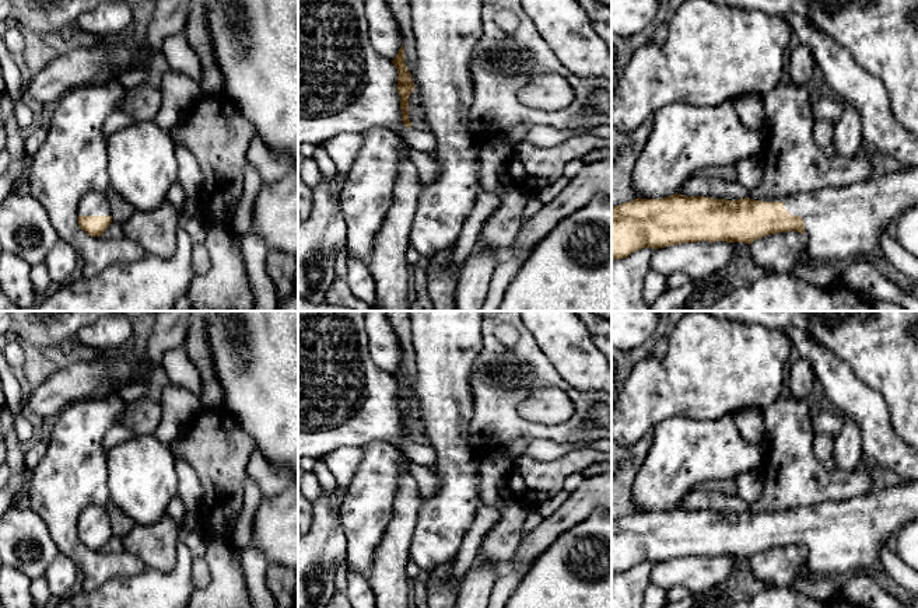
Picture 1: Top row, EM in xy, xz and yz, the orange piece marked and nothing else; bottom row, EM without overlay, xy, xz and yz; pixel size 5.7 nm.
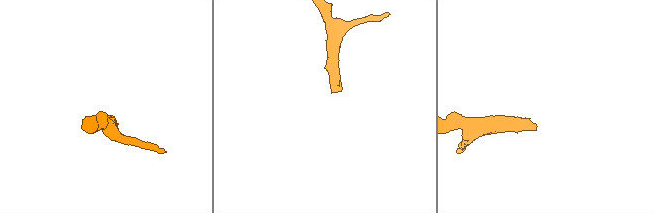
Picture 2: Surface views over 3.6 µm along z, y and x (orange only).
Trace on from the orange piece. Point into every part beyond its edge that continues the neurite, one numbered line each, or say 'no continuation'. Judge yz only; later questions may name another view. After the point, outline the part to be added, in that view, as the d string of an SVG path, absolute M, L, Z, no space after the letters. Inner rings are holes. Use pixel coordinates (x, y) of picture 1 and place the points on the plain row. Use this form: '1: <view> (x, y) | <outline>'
1: yz (840, 537) | M901 481L891 488L880 485L868 495L845 502L823 502L817 506L761 514L782 516L792 530L800 530L805 534L807 573L833 579L854 572L869 572L877 576L884 572L880 558L882 546L894 531L918 518L918 482Z

